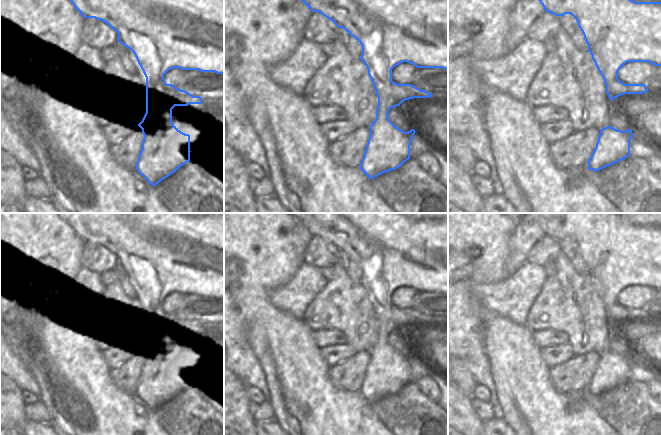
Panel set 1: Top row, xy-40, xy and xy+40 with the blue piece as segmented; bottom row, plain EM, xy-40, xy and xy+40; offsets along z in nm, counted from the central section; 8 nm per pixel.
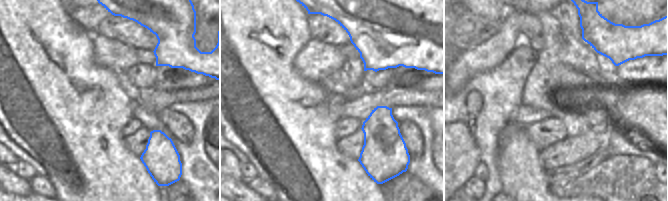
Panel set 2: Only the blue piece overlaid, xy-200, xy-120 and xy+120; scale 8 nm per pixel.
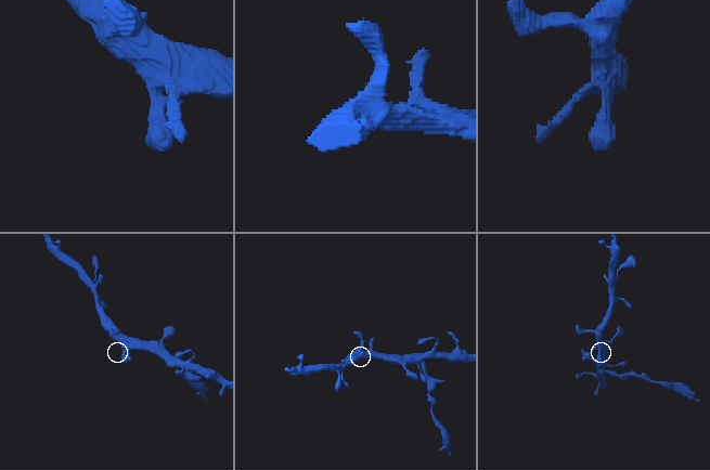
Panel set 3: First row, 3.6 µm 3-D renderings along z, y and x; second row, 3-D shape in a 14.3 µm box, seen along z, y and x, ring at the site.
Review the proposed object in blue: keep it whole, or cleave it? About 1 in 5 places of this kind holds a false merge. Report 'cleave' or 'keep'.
keep

